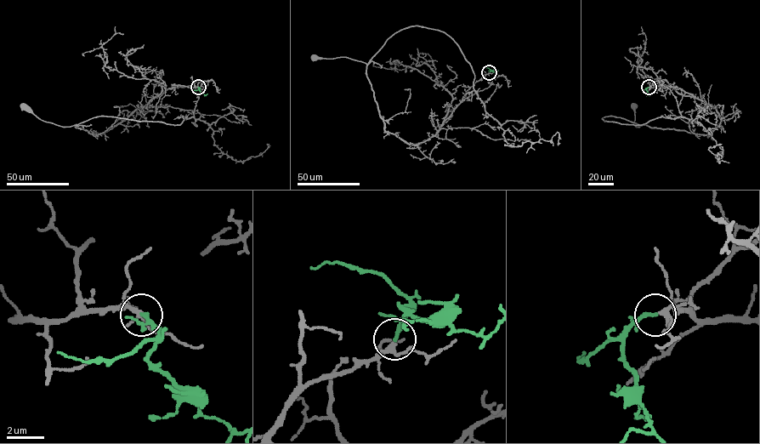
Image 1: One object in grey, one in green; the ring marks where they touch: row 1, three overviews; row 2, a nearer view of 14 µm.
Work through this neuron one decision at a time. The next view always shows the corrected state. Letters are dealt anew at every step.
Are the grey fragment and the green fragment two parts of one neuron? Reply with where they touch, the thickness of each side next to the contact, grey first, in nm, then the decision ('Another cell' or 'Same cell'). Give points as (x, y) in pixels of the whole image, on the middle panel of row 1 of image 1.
Place: (489, 72). Thickness 200 nm (grey) against 200 nm. Same cell

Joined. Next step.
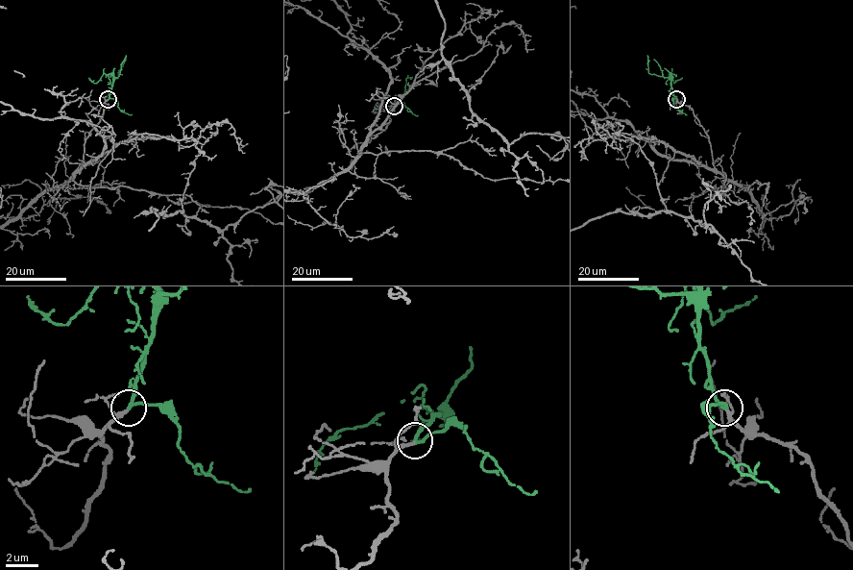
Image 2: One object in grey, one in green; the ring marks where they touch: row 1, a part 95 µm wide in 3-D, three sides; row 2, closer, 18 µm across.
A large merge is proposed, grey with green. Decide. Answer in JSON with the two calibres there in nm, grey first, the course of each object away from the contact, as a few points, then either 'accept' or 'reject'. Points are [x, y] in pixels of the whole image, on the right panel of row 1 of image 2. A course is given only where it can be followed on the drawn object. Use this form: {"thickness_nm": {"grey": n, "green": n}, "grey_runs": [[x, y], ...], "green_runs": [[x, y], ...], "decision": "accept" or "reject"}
{"thickness_nm": {"grey": 160, "green": 190}, "grey_runs": [[675, 99], [705, 131], [715, 168], [762, 214], [736, 252]], "green_runs": [[675, 99], [668, 77], [648, 72], [647, 55]], "decision": "accept"}

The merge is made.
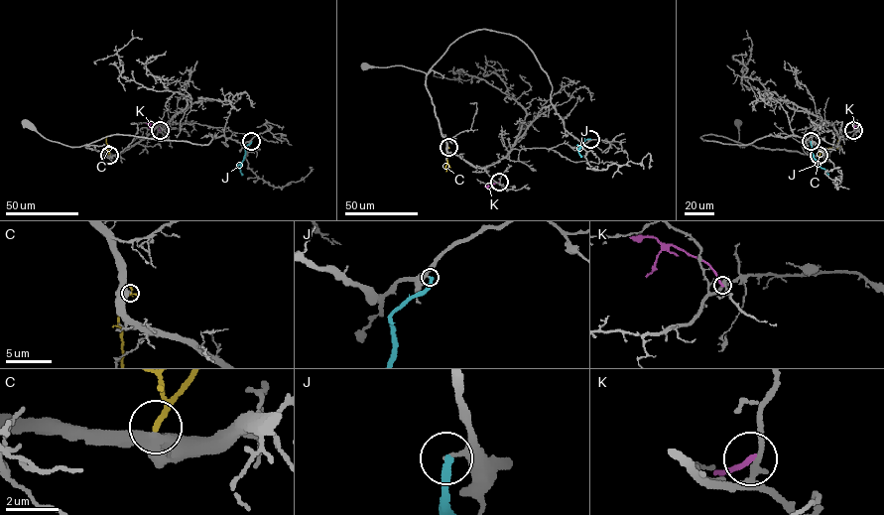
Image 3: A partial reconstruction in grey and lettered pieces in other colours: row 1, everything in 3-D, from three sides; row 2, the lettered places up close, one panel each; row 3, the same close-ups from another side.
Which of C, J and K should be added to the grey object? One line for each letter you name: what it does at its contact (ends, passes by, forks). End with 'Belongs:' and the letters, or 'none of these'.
C: it ends there
Belongs: C

